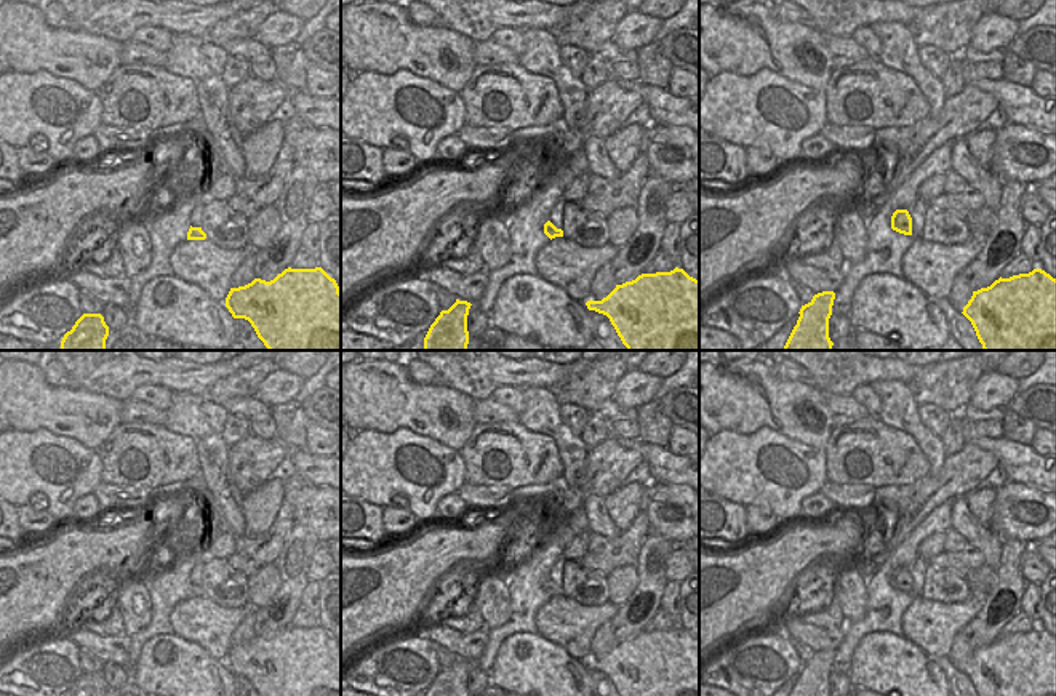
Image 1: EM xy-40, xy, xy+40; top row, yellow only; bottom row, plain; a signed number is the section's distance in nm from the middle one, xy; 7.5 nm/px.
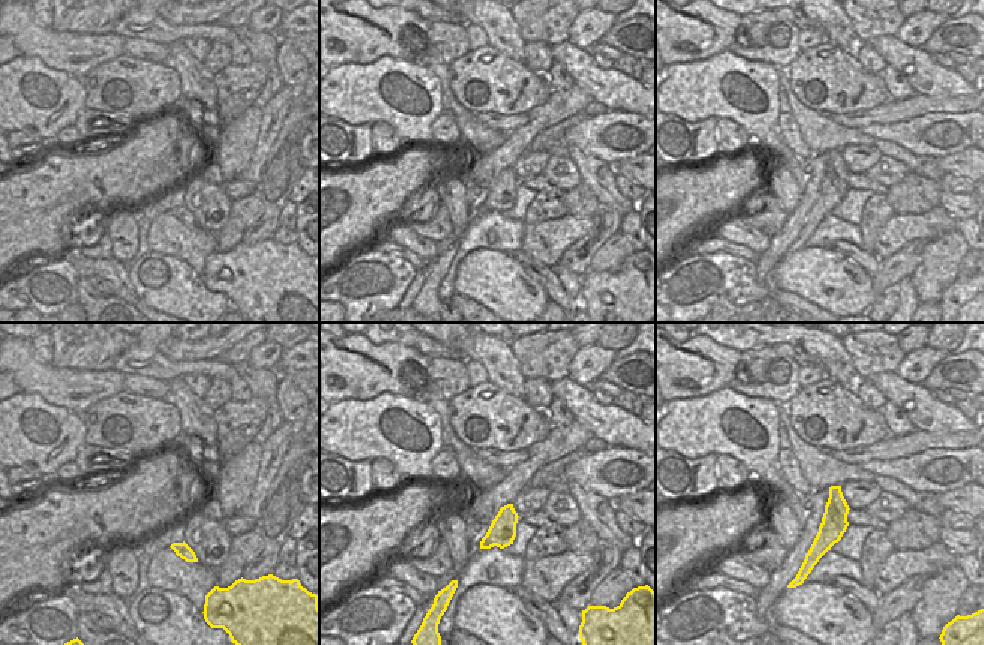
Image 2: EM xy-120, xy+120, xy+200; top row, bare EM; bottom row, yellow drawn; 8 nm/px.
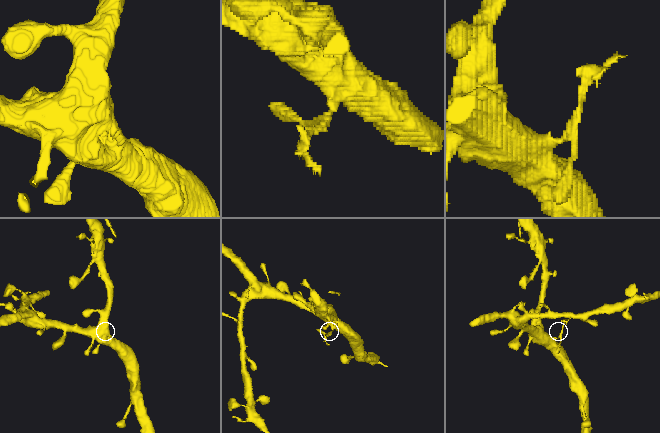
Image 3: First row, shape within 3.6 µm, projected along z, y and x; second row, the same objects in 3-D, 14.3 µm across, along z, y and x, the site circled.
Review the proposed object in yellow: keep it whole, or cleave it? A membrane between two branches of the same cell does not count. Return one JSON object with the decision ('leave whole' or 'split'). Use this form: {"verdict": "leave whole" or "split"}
{"verdict": "leave whole"}

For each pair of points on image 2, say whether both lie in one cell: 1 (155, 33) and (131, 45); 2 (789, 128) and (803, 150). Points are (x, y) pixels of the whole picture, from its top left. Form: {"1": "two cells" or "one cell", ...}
{"1": "two cells", "2": "one cell"}

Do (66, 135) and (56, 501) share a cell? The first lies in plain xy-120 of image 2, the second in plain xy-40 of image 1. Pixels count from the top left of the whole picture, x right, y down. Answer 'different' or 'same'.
different

